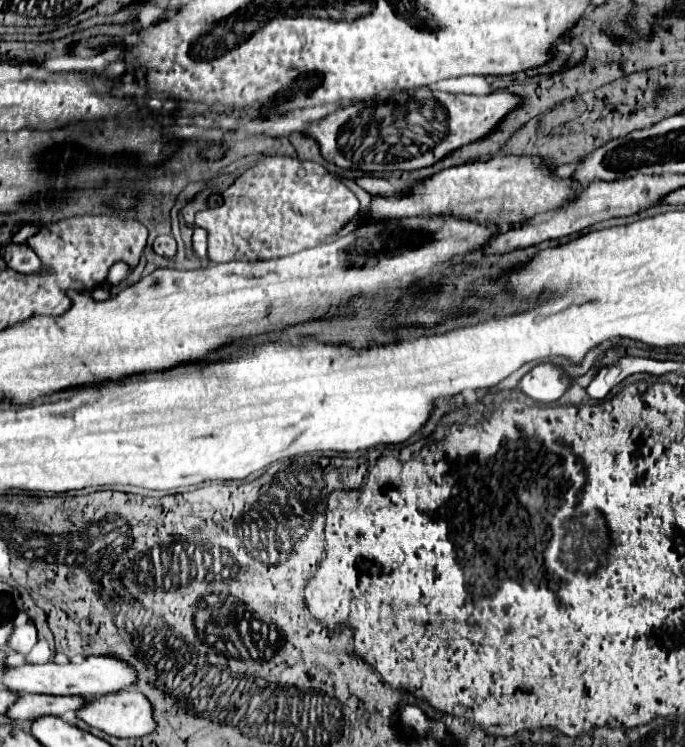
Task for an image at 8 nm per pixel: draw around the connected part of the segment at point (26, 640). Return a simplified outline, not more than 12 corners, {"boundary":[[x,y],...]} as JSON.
{"boundary":[[33,621],[13,629],[7,645],[27,655],[37,643]]}

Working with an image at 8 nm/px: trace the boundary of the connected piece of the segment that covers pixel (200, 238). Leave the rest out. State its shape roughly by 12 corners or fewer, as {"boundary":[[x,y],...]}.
{"boundary":[[199,227],[193,233],[193,251],[199,259],[207,251],[207,233]]}

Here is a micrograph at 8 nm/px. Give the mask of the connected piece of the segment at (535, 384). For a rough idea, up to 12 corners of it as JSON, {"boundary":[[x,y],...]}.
{"boundary":[[537,365],[517,389],[533,401],[551,403],[569,387],[565,373]]}

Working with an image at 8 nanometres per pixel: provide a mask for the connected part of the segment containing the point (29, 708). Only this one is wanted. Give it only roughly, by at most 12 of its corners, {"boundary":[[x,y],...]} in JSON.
{"boundary":[[23,693],[7,717],[69,717],[85,707],[79,695]]}

